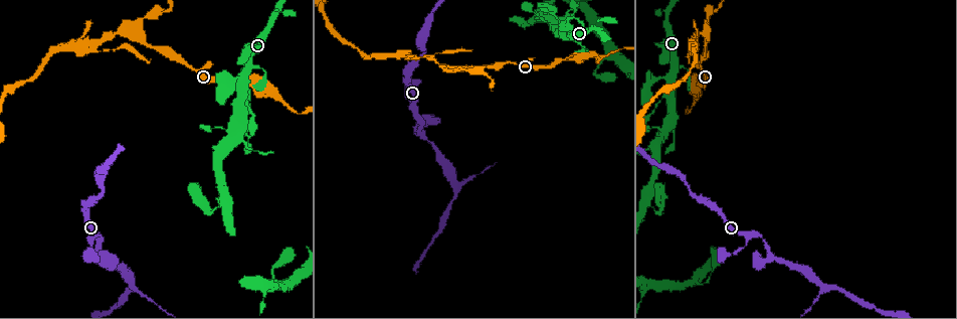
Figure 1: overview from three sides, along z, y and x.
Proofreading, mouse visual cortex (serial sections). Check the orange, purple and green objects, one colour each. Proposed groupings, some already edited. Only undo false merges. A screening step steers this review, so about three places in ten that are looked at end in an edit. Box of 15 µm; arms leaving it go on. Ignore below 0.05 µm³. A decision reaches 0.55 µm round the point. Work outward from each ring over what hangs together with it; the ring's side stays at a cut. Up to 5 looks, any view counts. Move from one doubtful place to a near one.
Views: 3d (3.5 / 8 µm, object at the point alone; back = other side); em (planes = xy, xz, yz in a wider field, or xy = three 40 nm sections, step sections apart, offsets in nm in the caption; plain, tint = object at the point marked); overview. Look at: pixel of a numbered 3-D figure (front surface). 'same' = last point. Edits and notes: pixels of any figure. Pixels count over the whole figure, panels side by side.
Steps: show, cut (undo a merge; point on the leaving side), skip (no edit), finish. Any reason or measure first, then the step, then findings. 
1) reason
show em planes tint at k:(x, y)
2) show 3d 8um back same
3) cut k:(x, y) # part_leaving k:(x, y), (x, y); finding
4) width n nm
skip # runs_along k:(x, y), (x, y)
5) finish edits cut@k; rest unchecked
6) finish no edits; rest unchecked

three-way junction
show 3d 3.5um at 1:(745, 243)

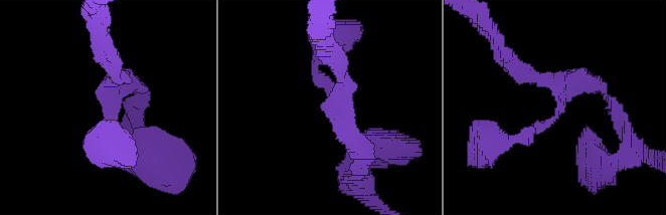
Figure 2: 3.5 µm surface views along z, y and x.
arms 3; arm_widths 200, 200, 300 nm; need the tissue
show em xy step 2 tint at 2:(560, 110)

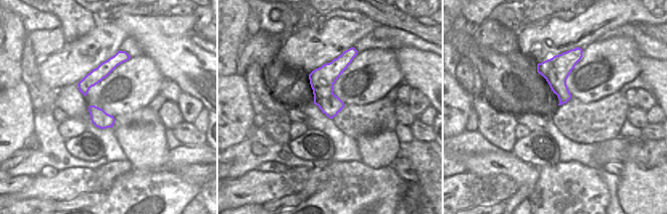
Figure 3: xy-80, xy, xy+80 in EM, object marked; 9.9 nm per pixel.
another direction
show em xy step 5 tint same

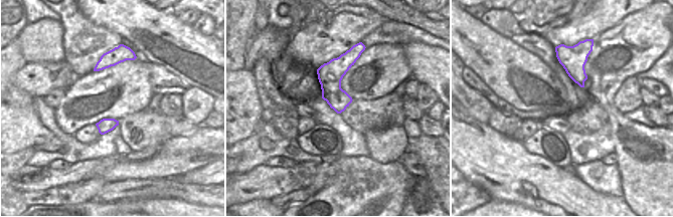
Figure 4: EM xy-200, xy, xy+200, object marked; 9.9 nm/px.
skip # runs_along 2:(114, 72), (108, 128), (90, 140); all the same cell

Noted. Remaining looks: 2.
sharp bend
show 3d 3.5um back at 1:(108, 36)

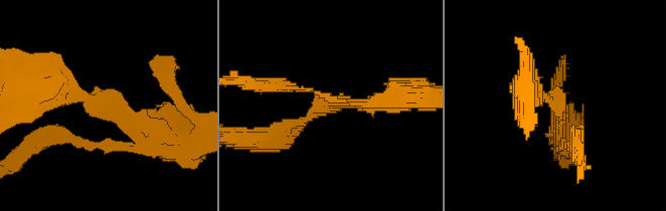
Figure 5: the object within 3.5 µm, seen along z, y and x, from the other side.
arms 3; arm_widths 100, 250, 250 nm
show em xy step 5 tint at 5:(555, 103)

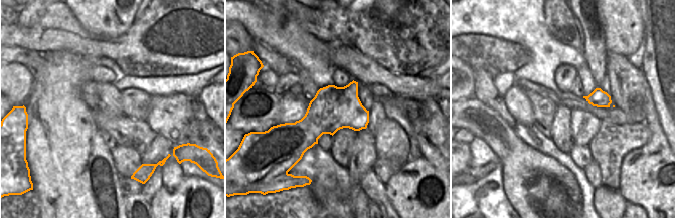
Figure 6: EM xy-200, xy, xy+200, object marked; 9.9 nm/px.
skip # runs_along 5:(44, 92), (106, 101), (159, 133); one cell here

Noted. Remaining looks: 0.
finish no edits; rest unchecked

